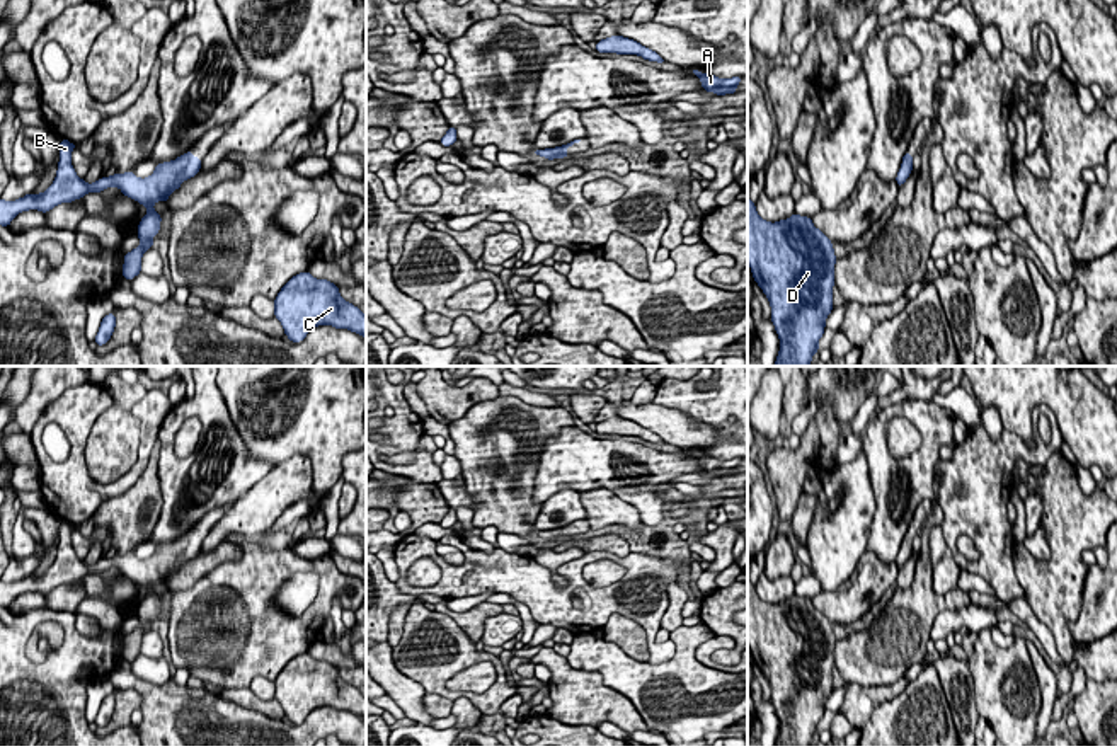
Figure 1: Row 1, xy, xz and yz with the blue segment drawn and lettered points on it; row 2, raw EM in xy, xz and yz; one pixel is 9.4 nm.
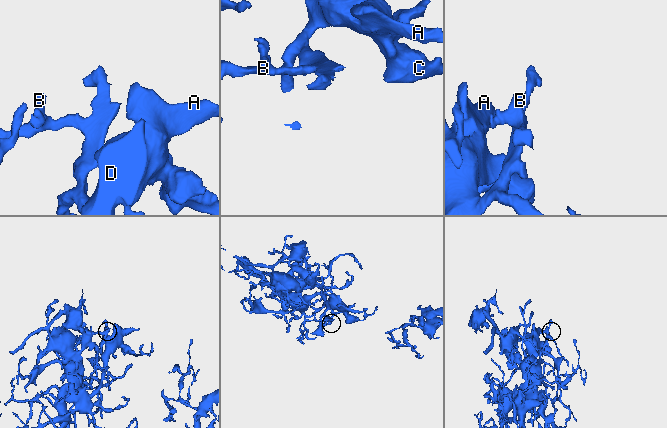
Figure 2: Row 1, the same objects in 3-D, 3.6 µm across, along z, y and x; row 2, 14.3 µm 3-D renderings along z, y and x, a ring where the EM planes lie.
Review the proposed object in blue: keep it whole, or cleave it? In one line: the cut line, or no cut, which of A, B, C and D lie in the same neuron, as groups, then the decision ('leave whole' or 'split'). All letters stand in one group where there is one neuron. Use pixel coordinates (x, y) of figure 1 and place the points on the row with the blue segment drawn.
no cut; A B C D; leave whole

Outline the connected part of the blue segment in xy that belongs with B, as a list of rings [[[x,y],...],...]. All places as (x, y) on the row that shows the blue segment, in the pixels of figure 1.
[[[61,138],[56,177],[44,192],[31,192],[15,201],[3,201],[0,198],[0,225],[9,227],[22,211],[37,209],[48,213],[56,204],[72,203],[89,192],[100,192],[116,186],[124,196],[148,208],[136,232],[140,245],[124,254],[123,276],[129,281],[141,273],[141,257],[153,247],[152,240],[160,232],[162,216],[153,209],[153,204],[157,201],[167,203],[169,196],[179,189],[184,181],[192,179],[199,172],[203,158],[194,157],[192,152],[186,152],[175,160],[157,164],[155,172],[145,179],[128,170],[126,174],[116,172],[114,175],[100,177],[94,184],[87,184],[77,175],[72,165],[72,152],[75,148],[77,145]]]

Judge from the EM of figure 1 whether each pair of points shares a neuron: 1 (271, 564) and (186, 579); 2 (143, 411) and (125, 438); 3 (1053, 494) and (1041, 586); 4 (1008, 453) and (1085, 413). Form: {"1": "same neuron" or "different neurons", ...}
{"1": "different neurons", "2": "different neurons", "3": "same neuron", "4": "different neurons"}

